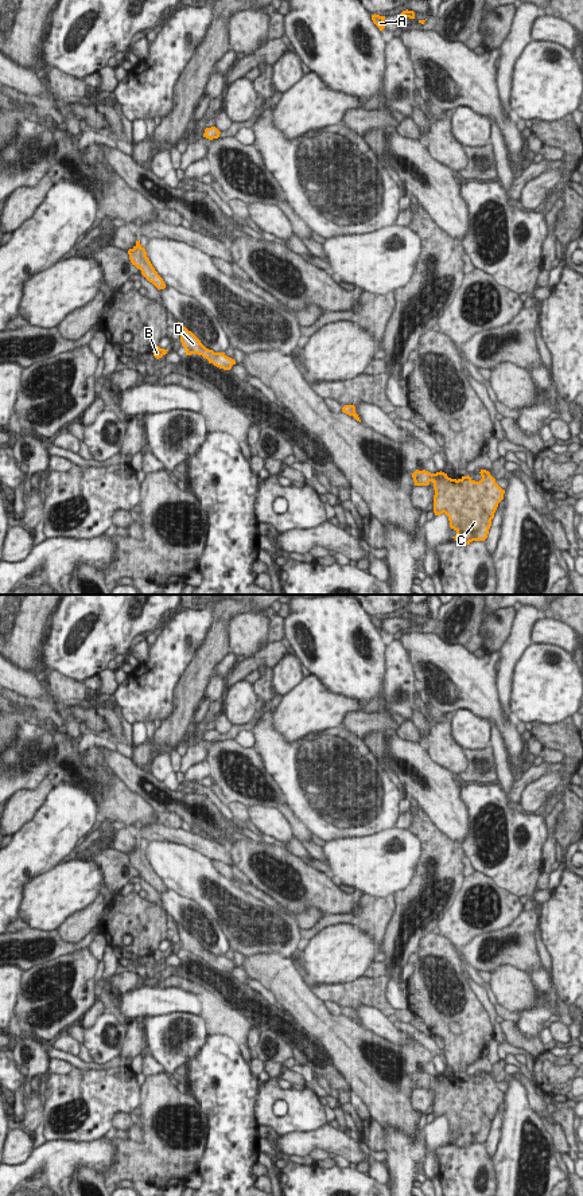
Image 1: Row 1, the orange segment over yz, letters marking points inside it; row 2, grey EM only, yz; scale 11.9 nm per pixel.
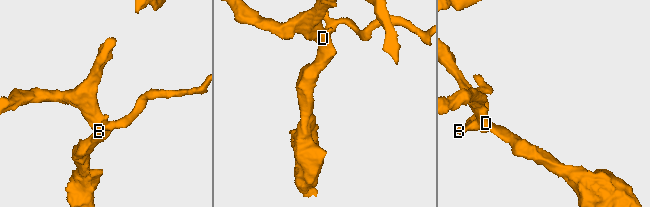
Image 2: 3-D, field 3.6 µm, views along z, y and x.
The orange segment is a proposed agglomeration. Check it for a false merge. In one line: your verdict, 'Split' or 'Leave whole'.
Split

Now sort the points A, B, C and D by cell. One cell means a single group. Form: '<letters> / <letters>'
A C D / B

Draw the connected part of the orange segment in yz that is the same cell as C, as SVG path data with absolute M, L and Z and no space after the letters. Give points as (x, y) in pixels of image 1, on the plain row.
M416 1072L412 1076L415 1088L434 1086L434 1115L448 1119L450 1130L456 1134L452 1141L462 1149L487 1141L491 1122L505 1096L489 1074L481 1072L479 1076L479 1084L469 1078L451 1082L442 1074L431 1076Z

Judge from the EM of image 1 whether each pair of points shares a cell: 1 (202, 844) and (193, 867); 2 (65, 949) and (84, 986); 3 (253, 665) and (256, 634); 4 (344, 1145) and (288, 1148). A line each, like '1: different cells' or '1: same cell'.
1: different cells
2: different cells
3: different cells
4: same cell

